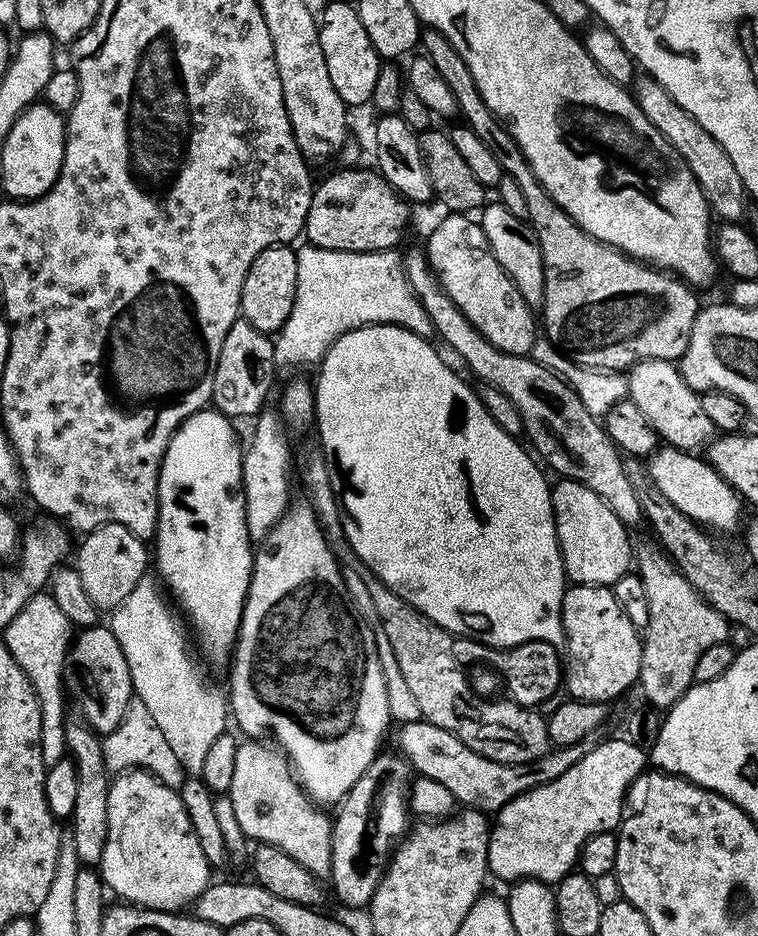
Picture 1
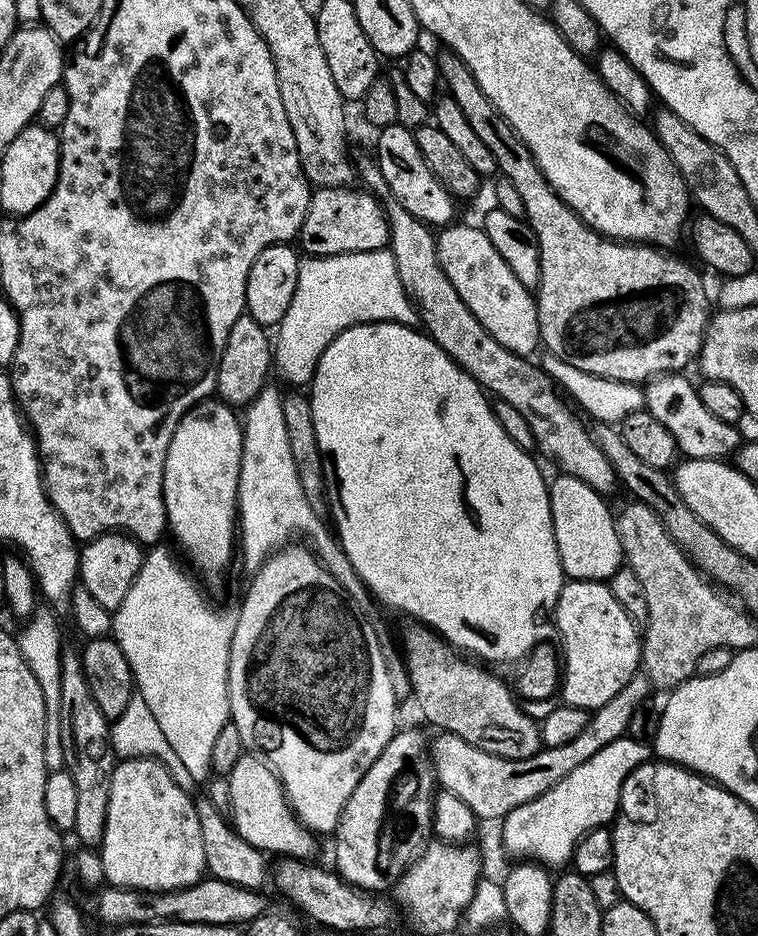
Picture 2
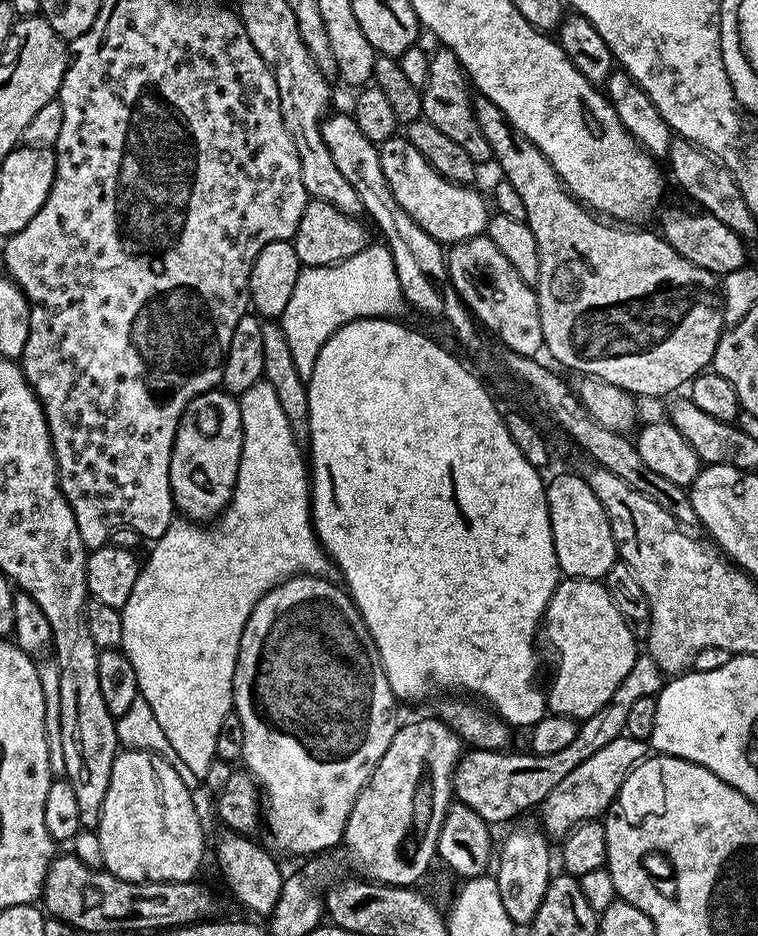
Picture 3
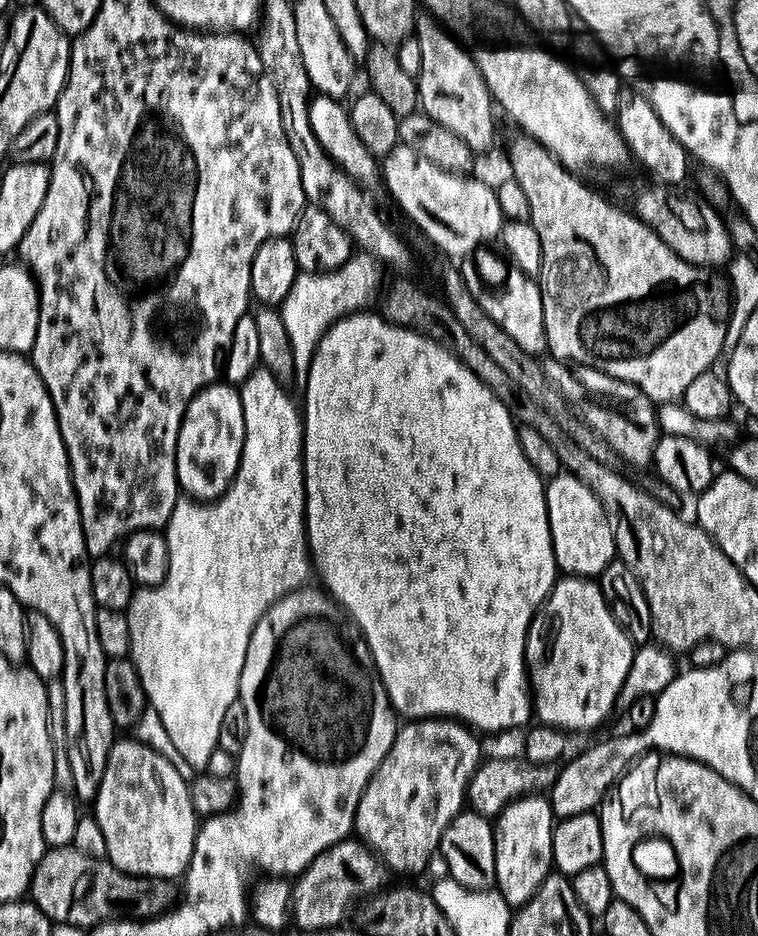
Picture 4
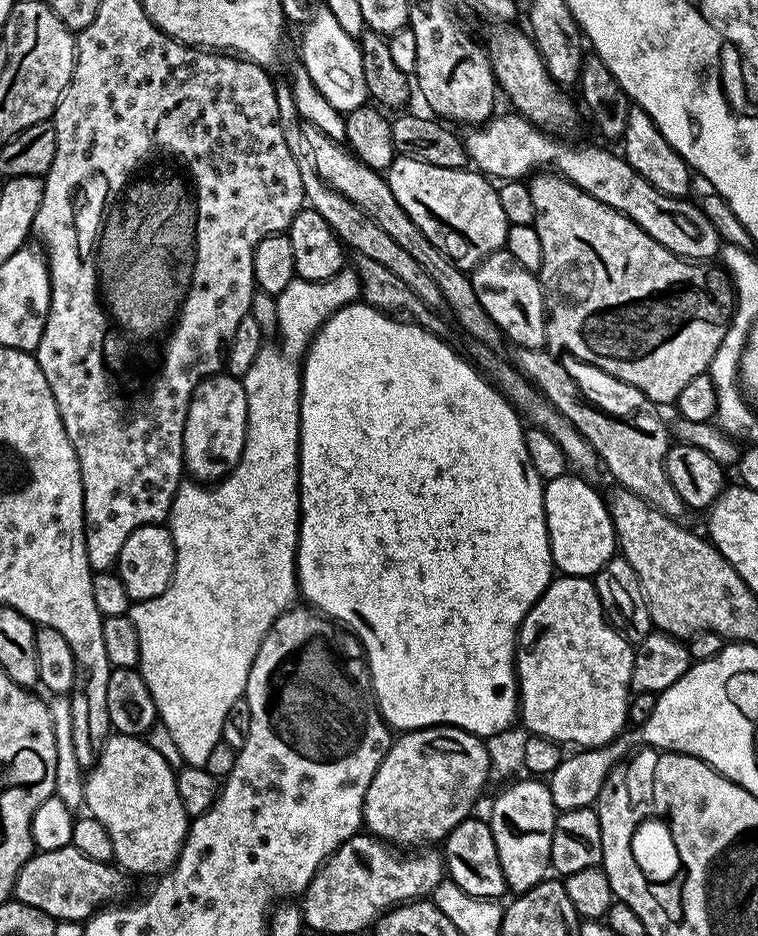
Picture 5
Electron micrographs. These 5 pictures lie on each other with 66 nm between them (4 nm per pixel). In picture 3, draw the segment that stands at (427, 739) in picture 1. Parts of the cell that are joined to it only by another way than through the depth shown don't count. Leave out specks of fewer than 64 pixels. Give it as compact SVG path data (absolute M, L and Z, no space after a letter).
M637 655L634 666L630 666L630 674L626 674L626 678L622 678L622 682L618 686L618 690L614 690L610 702L606 702L606 706L602 706L602 710L598 710L598 714L590 714L586 719L579 721L576 737L574 742L570 742L570 746L565 746L554 754L534 754L531 750L512 752L513 750L495 748L472 748L465 751L456 764L456 772L452 775L455 799L461 804L470 806L470 810L474 810L474 814L478 814L478 818L482 818L490 826L504 824L507 820L512 820L515 816L530 811L531 808L532 811L539 809L550 794L550 790L554 790L554 786L558 786L558 782L564 781L566 774L573 772L574 766L586 762L586 758L598 754L598 750L602 750L602 746L610 746L610 742L625 735L626 718L630 715L634 702L638 702L638 698L656 696L665 683L666 674L658 666L658 662L654 662L654 658L650 655Z

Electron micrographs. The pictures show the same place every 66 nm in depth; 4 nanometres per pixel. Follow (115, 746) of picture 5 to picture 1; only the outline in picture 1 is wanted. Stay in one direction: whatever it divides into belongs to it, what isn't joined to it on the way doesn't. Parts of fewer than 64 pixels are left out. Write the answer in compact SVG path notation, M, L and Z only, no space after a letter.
M125 770L115 777L108 785L108 805L106 806L106 818L108 819L108 833L106 834L106 846L102 850L102 858L98 865L100 877L103 878L109 893L117 892L119 899L137 907L157 909L160 912L180 912L188 905L193 905L200 897L202 890L206 890L210 883L208 871L210 865L206 854L202 854L202 846L198 843L198 834L194 834L194 826L190 826L190 814L186 814L186 806L182 806L182 798L177 789L166 786L156 776L147 770Z

